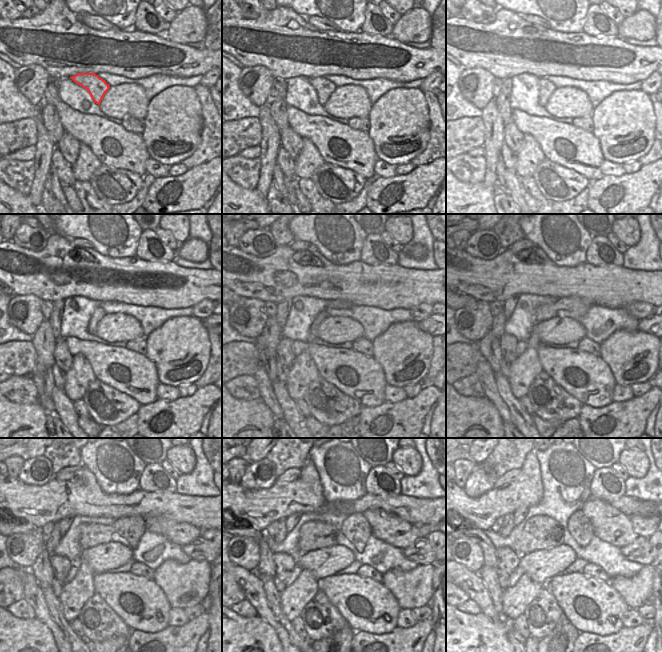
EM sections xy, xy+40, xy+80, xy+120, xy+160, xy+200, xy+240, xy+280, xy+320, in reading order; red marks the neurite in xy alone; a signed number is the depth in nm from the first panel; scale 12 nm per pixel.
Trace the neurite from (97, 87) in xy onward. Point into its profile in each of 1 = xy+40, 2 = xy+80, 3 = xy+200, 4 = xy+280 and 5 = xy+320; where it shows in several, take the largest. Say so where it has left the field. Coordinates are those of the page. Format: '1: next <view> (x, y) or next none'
1: next xy+40 (324, 88)
2: next xy+80 (546, 88)
3: next xy+200 (526, 367)
4: next xy+280 (294, 598)
5: next xy+320 (515, 599)

